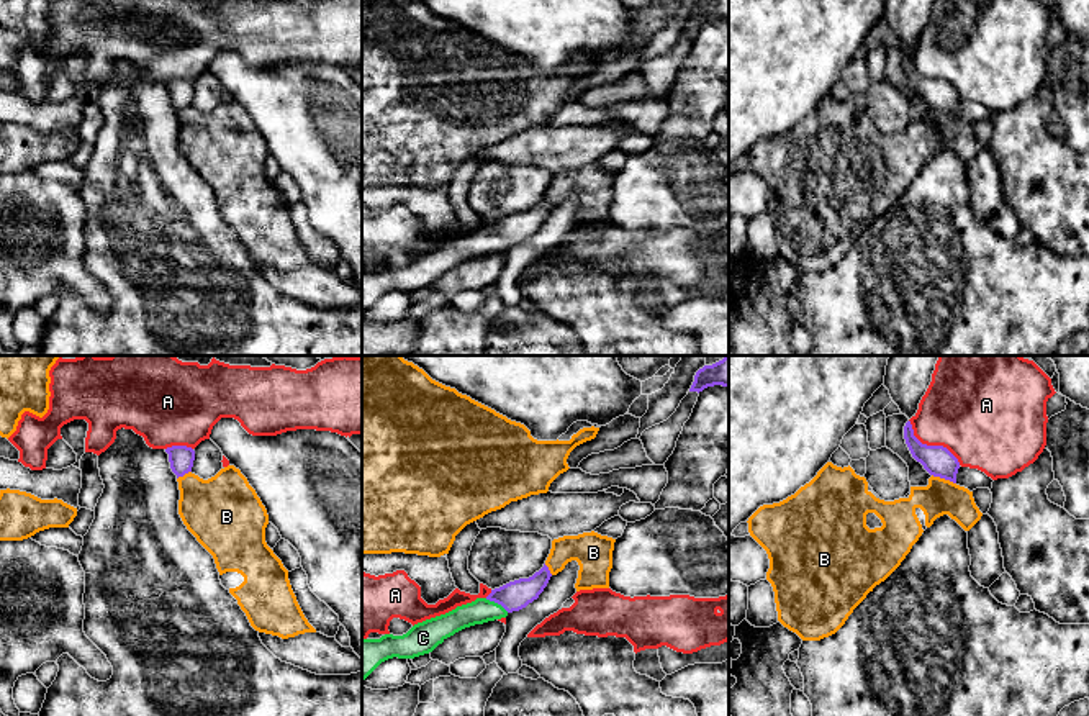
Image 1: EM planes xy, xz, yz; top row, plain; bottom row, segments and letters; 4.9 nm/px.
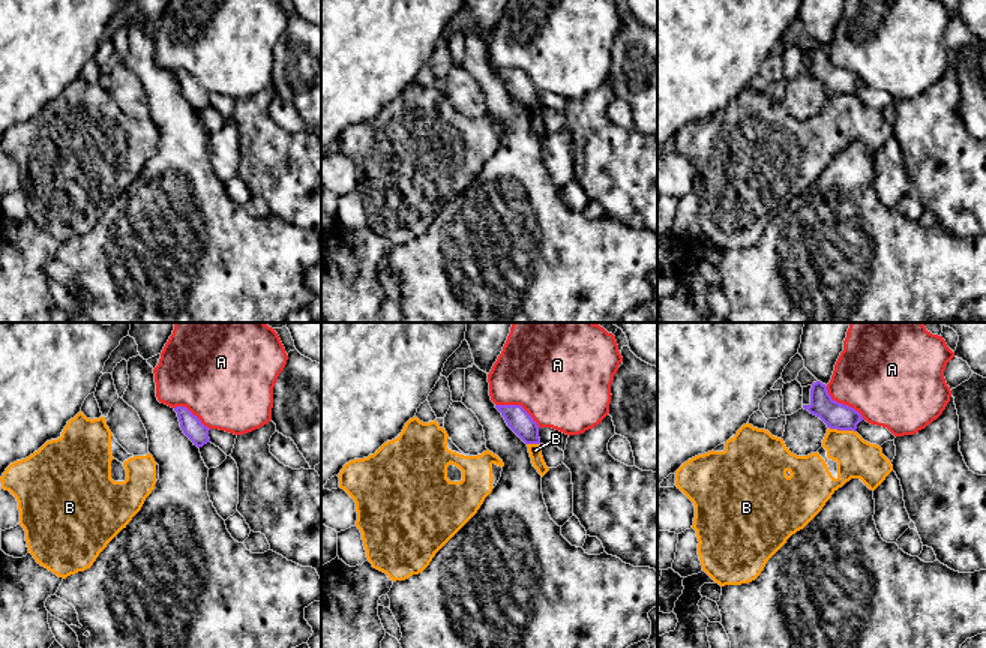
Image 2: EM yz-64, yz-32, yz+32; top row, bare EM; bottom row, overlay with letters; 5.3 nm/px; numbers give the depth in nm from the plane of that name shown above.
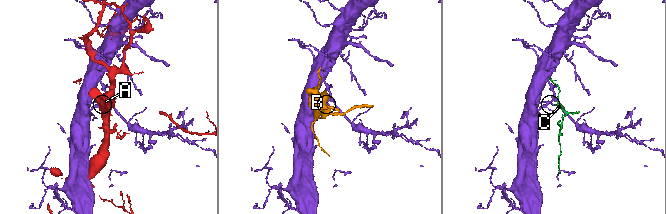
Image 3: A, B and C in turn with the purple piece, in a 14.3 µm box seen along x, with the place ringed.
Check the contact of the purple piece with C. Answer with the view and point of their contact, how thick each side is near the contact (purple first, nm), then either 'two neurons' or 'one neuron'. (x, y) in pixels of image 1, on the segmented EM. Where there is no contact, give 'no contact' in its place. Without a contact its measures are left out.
contact xz (497, 602); calibres 140 and 120 nm; one neuron

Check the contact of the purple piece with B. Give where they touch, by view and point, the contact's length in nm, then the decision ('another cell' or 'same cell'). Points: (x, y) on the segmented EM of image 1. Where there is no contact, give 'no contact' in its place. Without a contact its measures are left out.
contact yz (944, 477); length 130 nm; another cell

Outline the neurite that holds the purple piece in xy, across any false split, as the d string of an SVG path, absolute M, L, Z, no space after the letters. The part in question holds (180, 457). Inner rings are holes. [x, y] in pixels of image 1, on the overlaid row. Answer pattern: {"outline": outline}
{"outline": "M172 446L167 447L165 452L169 454L170 469L177 475L177 478L192 472L195 460L195 451L192 447Z"}

